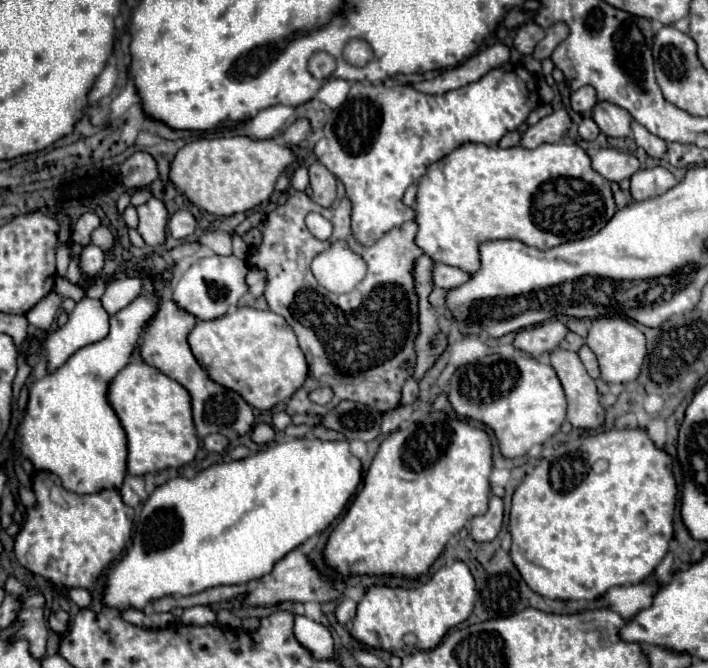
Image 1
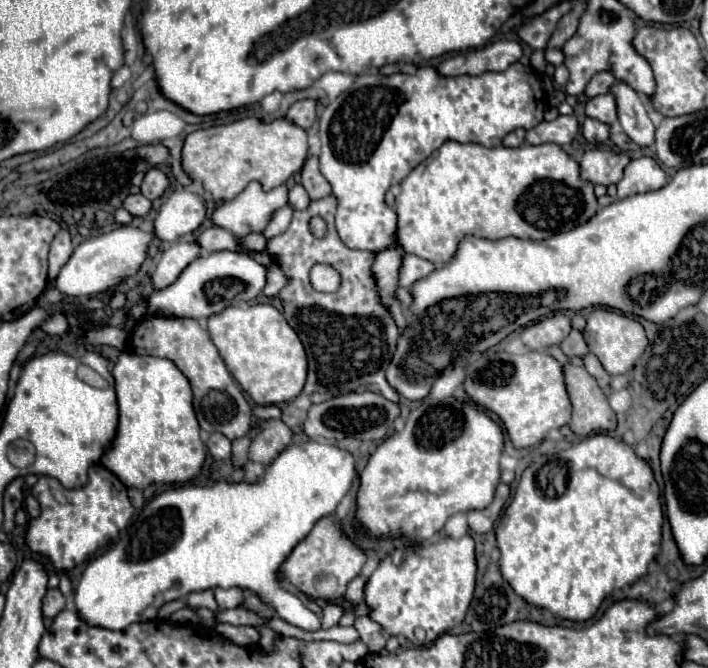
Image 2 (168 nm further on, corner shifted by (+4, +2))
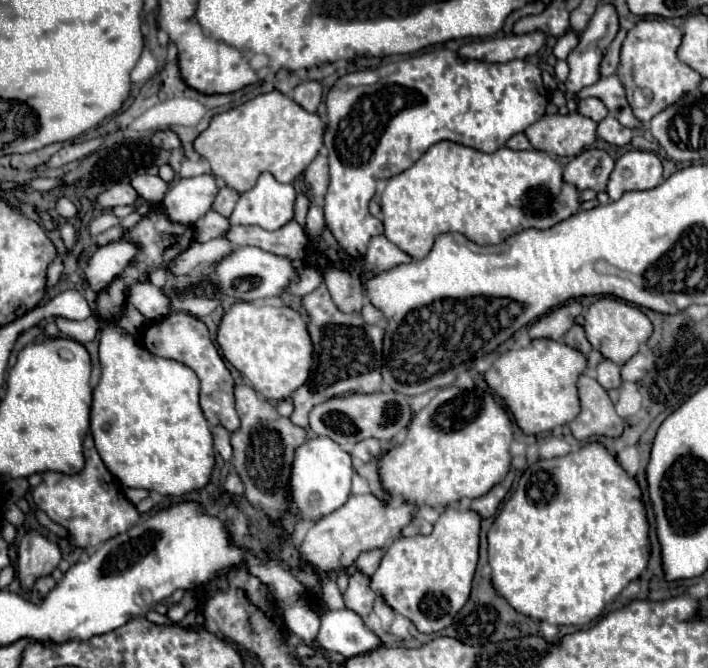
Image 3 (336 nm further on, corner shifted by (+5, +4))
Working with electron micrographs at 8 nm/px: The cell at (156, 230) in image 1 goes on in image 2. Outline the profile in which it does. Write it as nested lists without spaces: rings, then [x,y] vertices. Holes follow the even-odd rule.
[[[128,194],[124,198],[124,208],[132,214],[132,216],[146,216],[152,208],[152,202],[142,196],[142,194]]]

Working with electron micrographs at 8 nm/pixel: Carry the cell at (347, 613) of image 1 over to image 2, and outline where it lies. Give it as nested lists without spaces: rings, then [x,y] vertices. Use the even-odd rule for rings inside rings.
[[[354,578],[354,580],[348,584],[344,598],[346,598],[350,604],[358,604],[358,602],[364,598],[364,584],[366,584],[366,578]]]

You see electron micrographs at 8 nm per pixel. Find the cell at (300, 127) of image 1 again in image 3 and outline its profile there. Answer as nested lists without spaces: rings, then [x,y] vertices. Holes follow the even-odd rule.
[[[305,82],[299,84],[293,92],[293,100],[307,112],[315,112],[321,102],[321,84],[319,82]]]

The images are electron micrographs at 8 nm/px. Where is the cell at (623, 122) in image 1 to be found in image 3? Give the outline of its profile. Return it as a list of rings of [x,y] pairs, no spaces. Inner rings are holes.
[[[587,98],[579,100],[579,114],[591,118],[593,122],[601,122],[607,116],[607,108],[599,98]]]

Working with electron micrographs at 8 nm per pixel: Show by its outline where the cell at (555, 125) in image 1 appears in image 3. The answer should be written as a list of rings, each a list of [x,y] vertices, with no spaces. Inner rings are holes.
[[[575,112],[565,116],[543,116],[531,124],[525,134],[535,150],[543,150],[555,156],[575,156],[597,138],[595,128],[597,124],[591,118]]]

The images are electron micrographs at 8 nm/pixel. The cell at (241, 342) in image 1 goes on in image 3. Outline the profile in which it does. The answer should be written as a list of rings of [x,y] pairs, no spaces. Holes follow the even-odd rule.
[[[235,302],[233,306],[229,306],[225,310],[225,314],[219,322],[217,342],[223,350],[223,356],[243,374],[243,378],[255,388],[255,392],[265,396],[267,400],[287,400],[287,398],[291,398],[291,394],[309,376],[311,356],[313,356],[311,338],[307,336],[307,328],[305,328],[303,318],[287,306],[275,308],[275,306],[261,306],[261,304],[253,304],[253,302]]]

